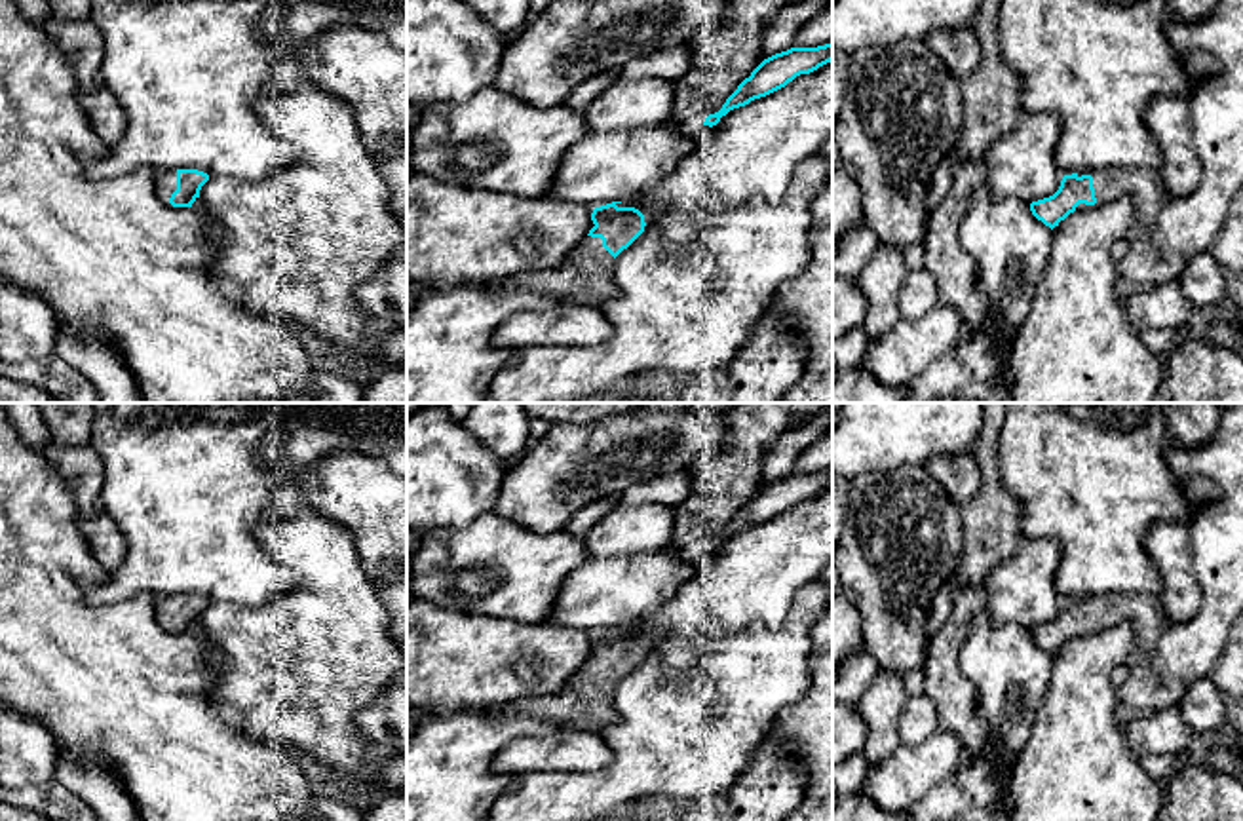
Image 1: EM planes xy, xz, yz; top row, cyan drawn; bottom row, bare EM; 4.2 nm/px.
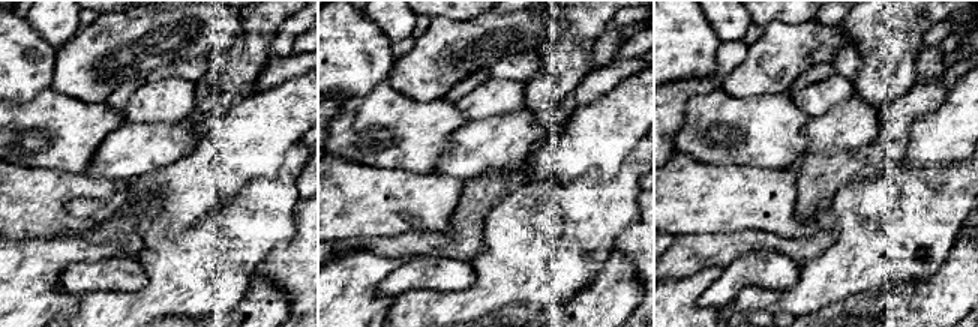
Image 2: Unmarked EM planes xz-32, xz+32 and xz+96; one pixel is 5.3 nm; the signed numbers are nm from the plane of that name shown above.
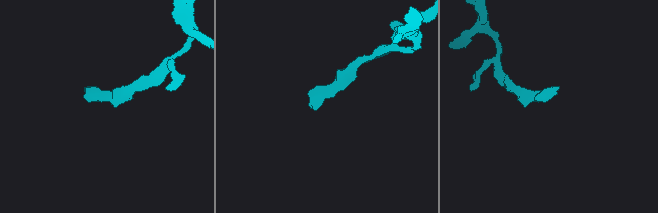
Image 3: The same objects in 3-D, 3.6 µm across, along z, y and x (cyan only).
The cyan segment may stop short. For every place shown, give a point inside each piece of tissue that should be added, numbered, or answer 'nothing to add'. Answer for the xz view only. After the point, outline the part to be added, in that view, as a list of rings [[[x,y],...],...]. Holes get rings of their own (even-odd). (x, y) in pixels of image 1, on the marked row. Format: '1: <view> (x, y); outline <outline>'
1: xz (586, 276); outline [[[585,236],[559,268],[530,270],[483,283],[496,291],[526,289],[570,304],[602,308],[618,295],[614,266],[616,258],[602,247],[602,239]]]

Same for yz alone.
1: yz (1145, 187); outline [[[1110,167],[1078,173],[1078,177],[1081,175],[1093,177],[1097,198],[1095,205],[1112,201],[1119,196],[1129,196],[1133,200],[1135,220],[1125,236],[1129,243],[1144,236],[1154,226],[1167,198],[1157,169]]]

